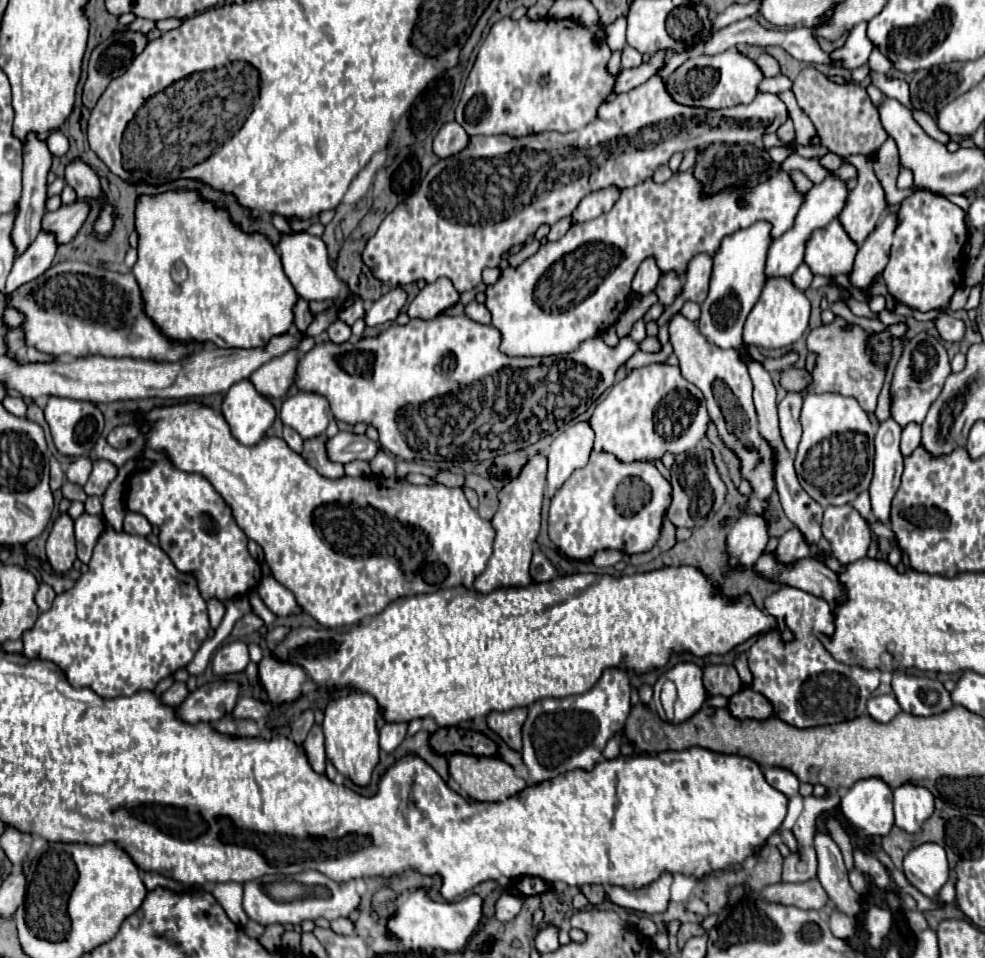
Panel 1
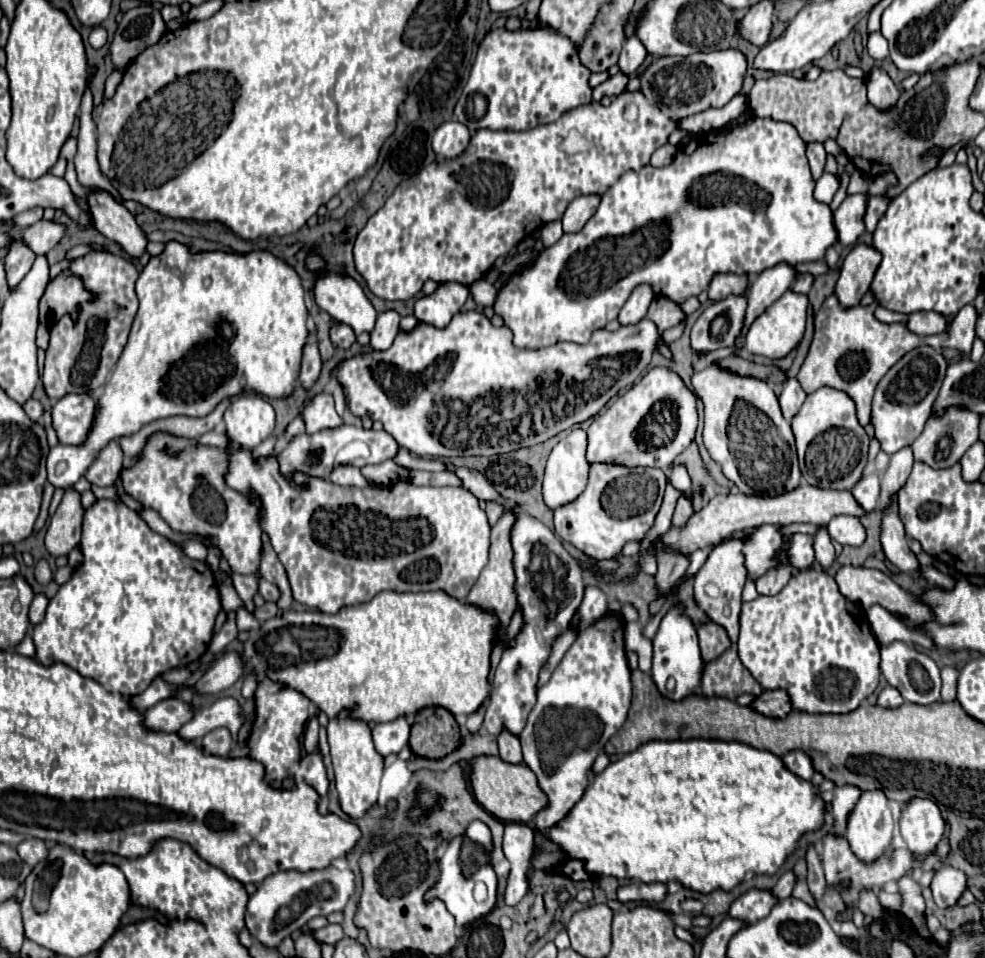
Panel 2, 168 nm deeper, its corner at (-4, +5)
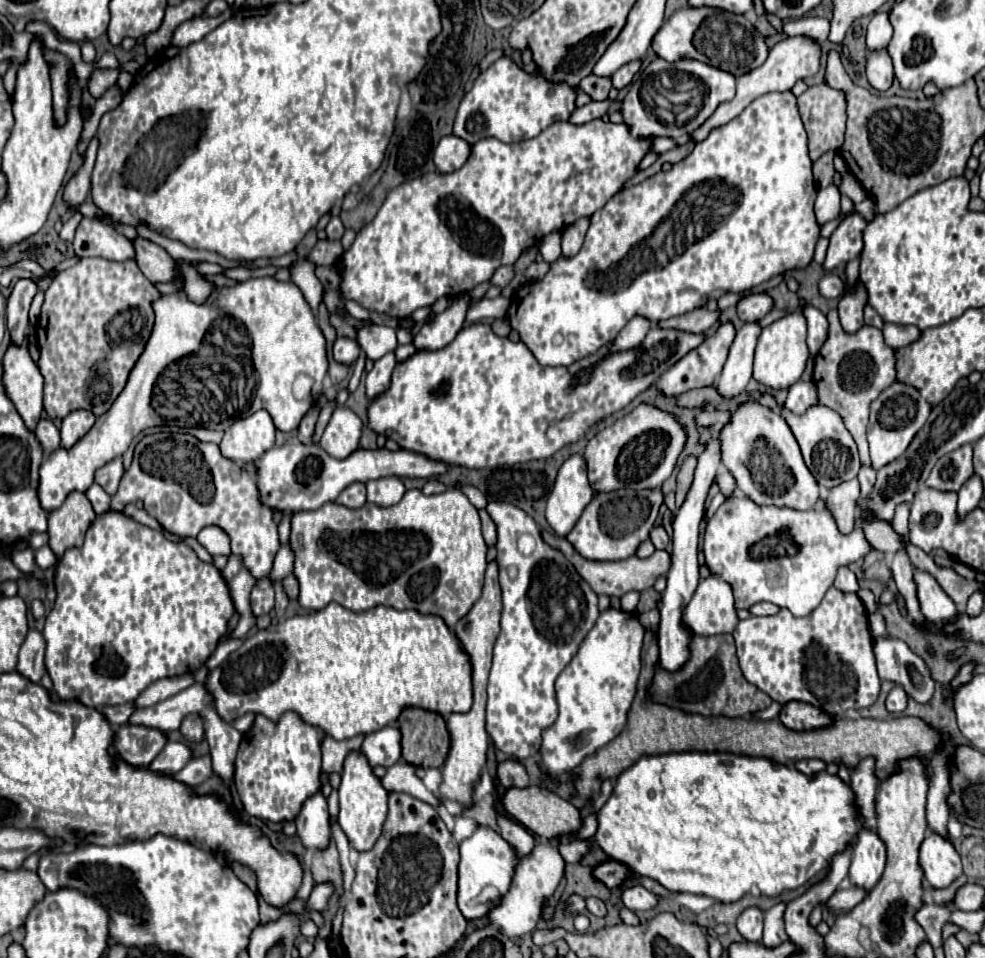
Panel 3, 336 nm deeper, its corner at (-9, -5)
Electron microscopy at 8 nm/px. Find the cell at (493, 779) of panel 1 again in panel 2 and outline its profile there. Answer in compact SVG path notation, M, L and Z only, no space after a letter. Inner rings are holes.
M480 756L472 760L472 790L476 800L502 822L530 822L534 814L548 806L548 796L538 786L534 772L524 764L508 764L498 756Z

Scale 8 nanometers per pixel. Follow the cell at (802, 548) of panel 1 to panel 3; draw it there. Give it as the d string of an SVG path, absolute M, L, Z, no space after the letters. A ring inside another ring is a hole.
M759 602L759 604L753 604L749 608L749 612L753 616L771 616L771 614L777 614L779 612L779 606L775 604L767 604L767 602Z

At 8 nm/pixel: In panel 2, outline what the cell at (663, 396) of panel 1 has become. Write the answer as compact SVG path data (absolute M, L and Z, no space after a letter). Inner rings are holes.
M668 368L648 370L638 384L634 384L624 396L618 396L612 406L598 414L588 434L586 460L590 464L618 464L618 466L654 466L668 468L674 458L684 452L694 440L698 426L696 396L684 386L684 382Z

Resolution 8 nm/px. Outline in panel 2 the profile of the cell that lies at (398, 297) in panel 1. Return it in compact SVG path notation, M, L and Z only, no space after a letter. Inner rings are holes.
M384 312L378 316L376 328L370 334L370 348L372 350L388 350L398 334L398 324L400 324L400 316L396 312Z

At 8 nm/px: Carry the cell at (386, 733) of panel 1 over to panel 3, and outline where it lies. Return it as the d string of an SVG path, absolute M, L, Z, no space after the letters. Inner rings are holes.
M385 726L383 730L365 736L361 752L371 766L393 766L401 758L401 732L397 726Z

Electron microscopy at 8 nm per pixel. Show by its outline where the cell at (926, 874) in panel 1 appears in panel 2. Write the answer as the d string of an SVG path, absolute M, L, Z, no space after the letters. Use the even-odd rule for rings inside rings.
M952 866L938 868L938 872L930 884L934 902L940 908L952 908L958 902L958 898L964 894L964 890L968 888L966 880L968 880L968 876L962 870L954 870Z

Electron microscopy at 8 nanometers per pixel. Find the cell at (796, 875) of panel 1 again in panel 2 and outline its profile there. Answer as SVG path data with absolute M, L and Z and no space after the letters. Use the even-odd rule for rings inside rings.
M786 872L786 874L778 880L778 884L772 888L772 896L774 896L778 902L782 902L784 898L788 898L788 894L792 894L794 884L796 884L796 876L794 876L794 872ZM778 892L780 892L782 896L778 896Z

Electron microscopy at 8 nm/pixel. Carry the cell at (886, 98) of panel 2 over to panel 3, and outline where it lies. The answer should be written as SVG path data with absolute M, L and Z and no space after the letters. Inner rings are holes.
M887 50L867 52L867 78L869 78L869 84L879 92L885 92L891 88L895 76L893 76L893 64Z

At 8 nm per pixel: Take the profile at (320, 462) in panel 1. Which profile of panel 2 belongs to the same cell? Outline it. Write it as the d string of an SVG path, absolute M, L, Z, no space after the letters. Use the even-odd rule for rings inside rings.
M338 466L332 470L330 474L330 482L338 484L338 486L356 486L356 488L366 488L368 482L362 476L360 468L354 466Z

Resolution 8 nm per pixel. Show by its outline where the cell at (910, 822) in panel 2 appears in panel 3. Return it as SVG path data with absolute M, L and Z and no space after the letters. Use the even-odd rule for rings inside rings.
M931 830L919 846L919 866L933 888L945 888L961 874L961 860L953 844Z

